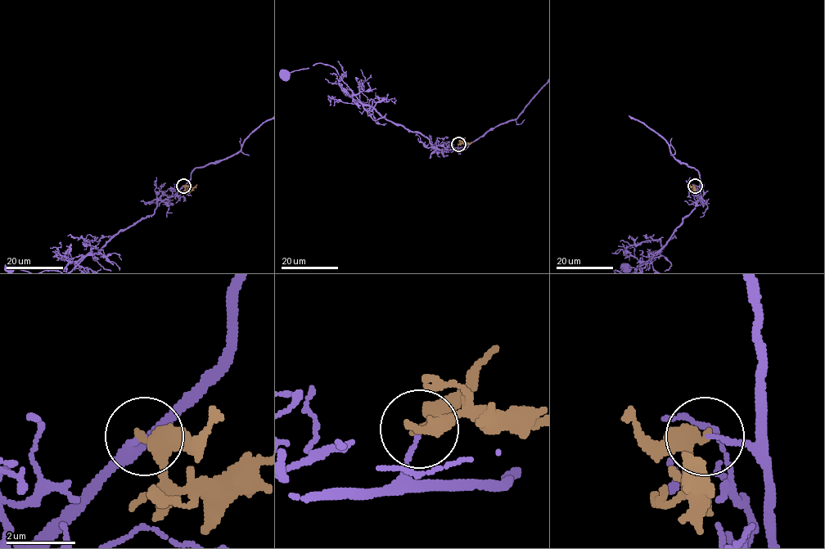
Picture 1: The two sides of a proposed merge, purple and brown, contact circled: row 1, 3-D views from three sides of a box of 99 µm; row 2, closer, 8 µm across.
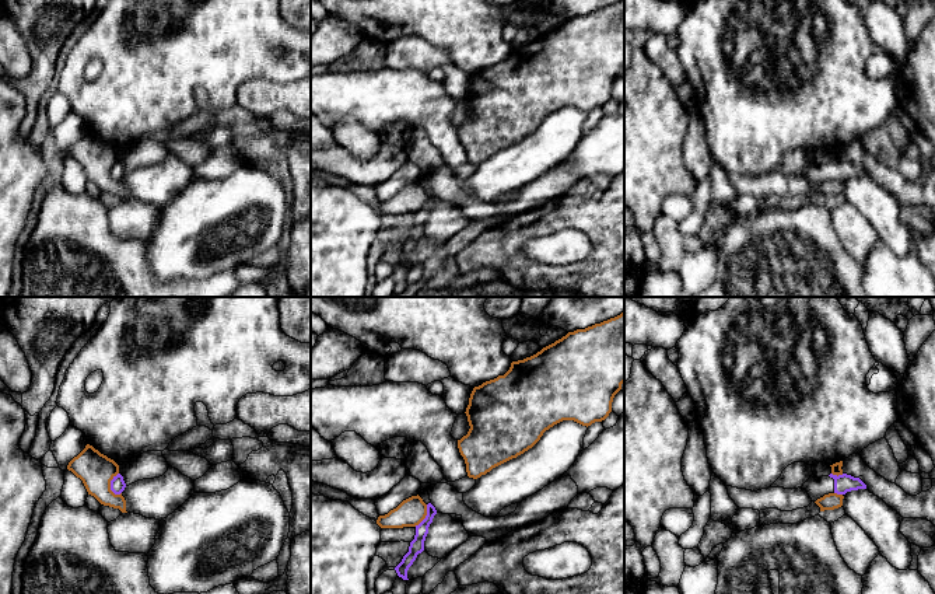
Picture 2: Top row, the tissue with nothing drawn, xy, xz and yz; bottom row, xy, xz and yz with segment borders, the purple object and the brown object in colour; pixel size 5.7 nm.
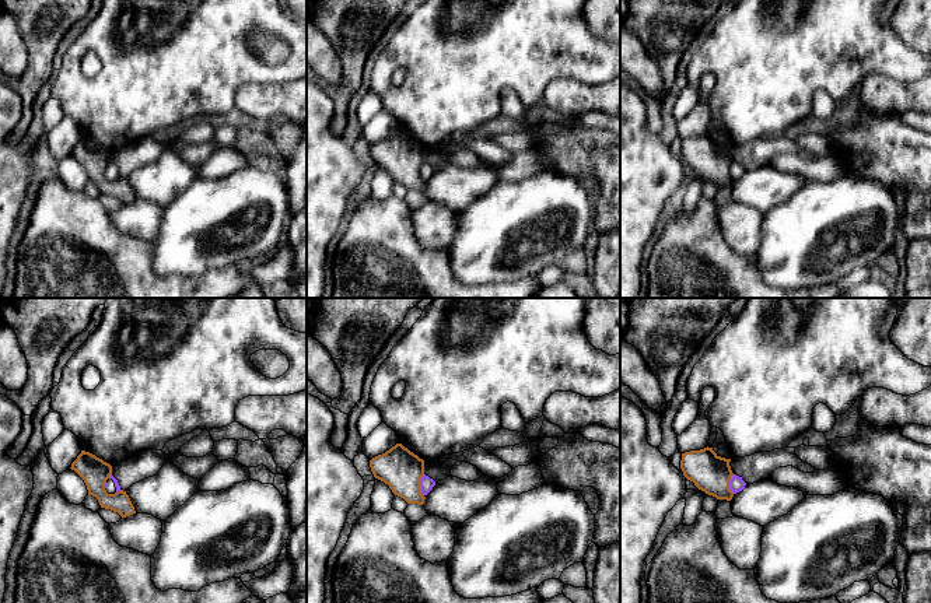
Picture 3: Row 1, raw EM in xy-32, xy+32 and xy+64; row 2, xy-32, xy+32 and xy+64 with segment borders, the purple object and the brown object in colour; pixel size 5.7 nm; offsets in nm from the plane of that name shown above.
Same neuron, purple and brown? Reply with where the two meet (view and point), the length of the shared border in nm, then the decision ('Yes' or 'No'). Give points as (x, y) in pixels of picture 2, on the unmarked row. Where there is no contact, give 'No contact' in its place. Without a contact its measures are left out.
Touches purple at xy (111, 170). Shared border 140 nm. No

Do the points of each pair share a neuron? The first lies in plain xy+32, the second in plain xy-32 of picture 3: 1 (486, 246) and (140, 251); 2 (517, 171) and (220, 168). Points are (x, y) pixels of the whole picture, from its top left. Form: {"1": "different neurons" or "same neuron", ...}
{"1": "different neurons", "2": "same neuron"}

